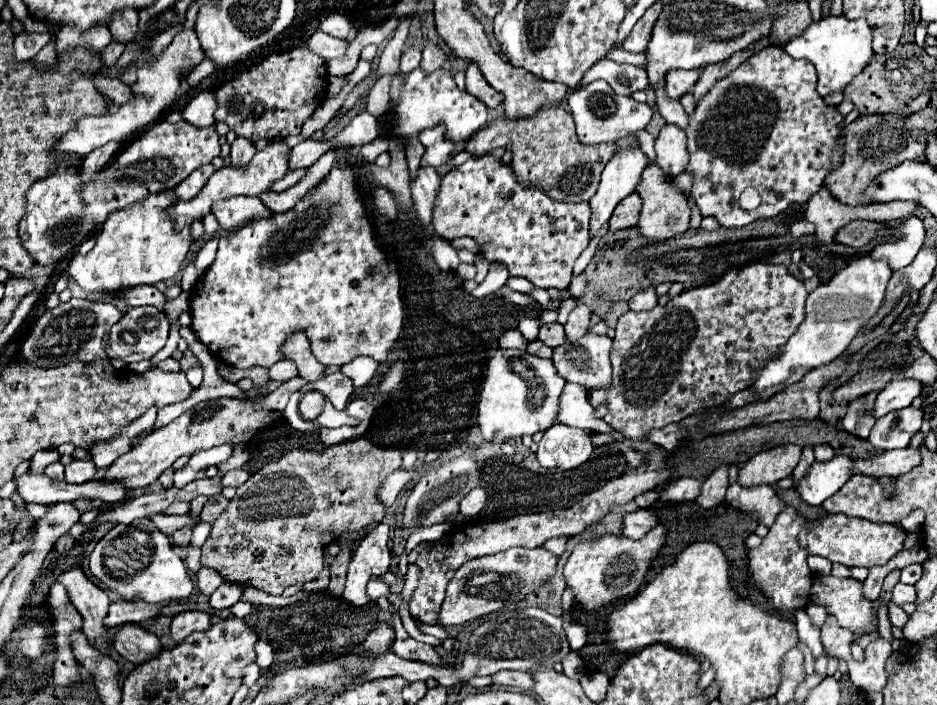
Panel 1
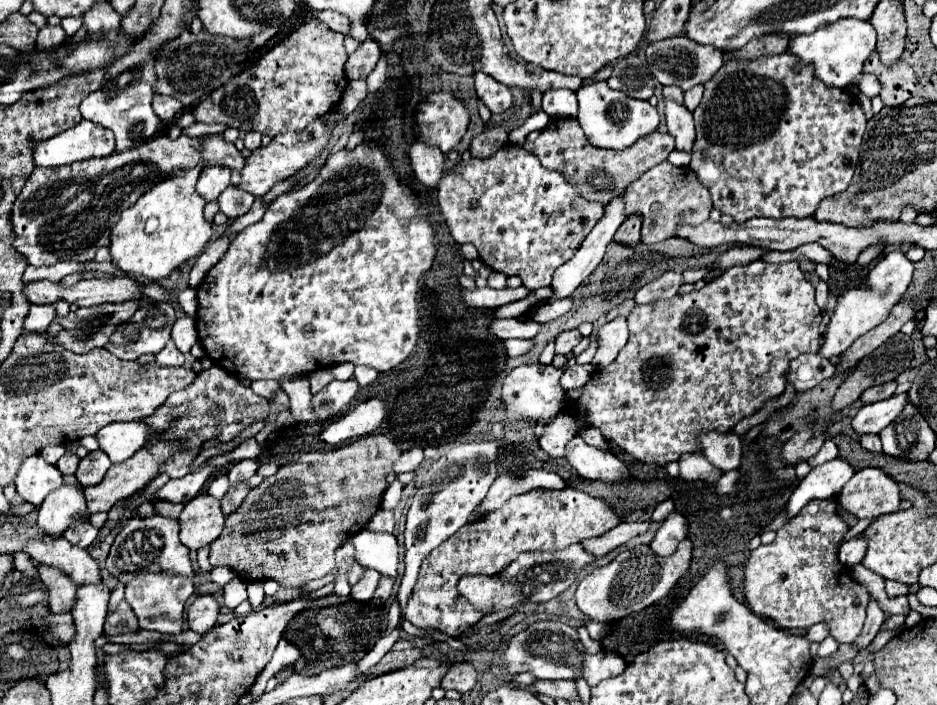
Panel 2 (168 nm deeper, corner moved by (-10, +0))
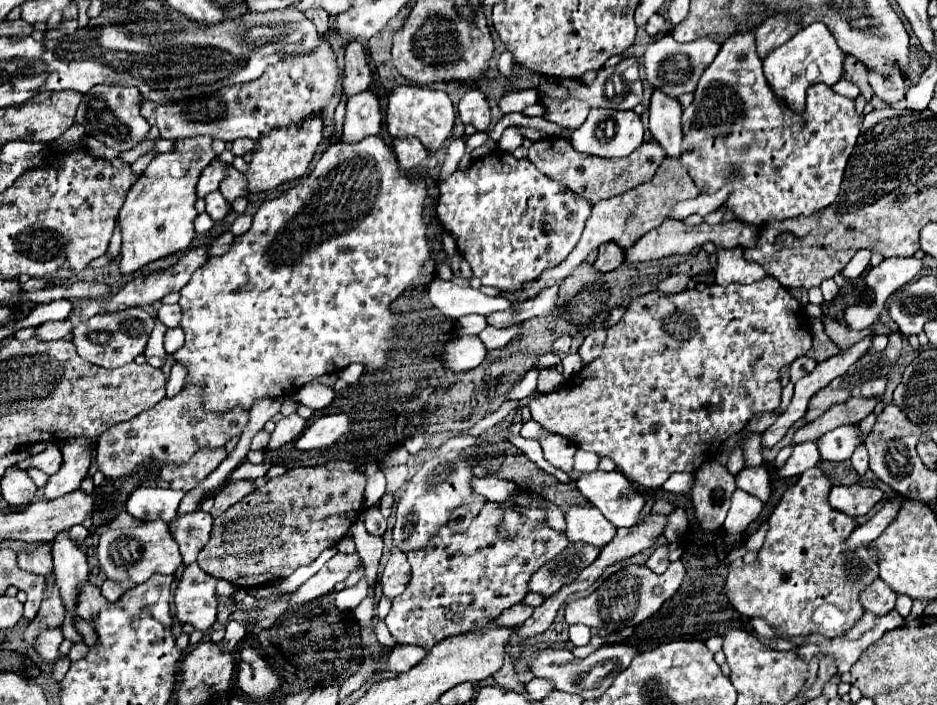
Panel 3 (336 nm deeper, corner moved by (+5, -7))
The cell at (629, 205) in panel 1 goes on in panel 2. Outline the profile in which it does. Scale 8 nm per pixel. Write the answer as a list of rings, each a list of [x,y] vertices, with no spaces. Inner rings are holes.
[[[628,216],[614,234],[614,242],[624,246],[636,246],[640,242],[640,226],[640,216]]]

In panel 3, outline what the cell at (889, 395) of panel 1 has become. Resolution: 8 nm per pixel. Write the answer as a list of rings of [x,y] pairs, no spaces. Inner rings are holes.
[[[841,425],[833,431],[819,437],[817,447],[821,451],[821,459],[827,461],[845,461],[853,455],[853,451],[863,443],[859,425]]]

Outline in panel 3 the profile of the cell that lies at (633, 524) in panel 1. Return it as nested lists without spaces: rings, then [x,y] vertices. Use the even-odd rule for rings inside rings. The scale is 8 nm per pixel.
[[[669,543],[657,545],[645,565],[647,565],[651,571],[655,571],[655,573],[663,573],[663,571],[667,569],[667,565],[669,565]]]

